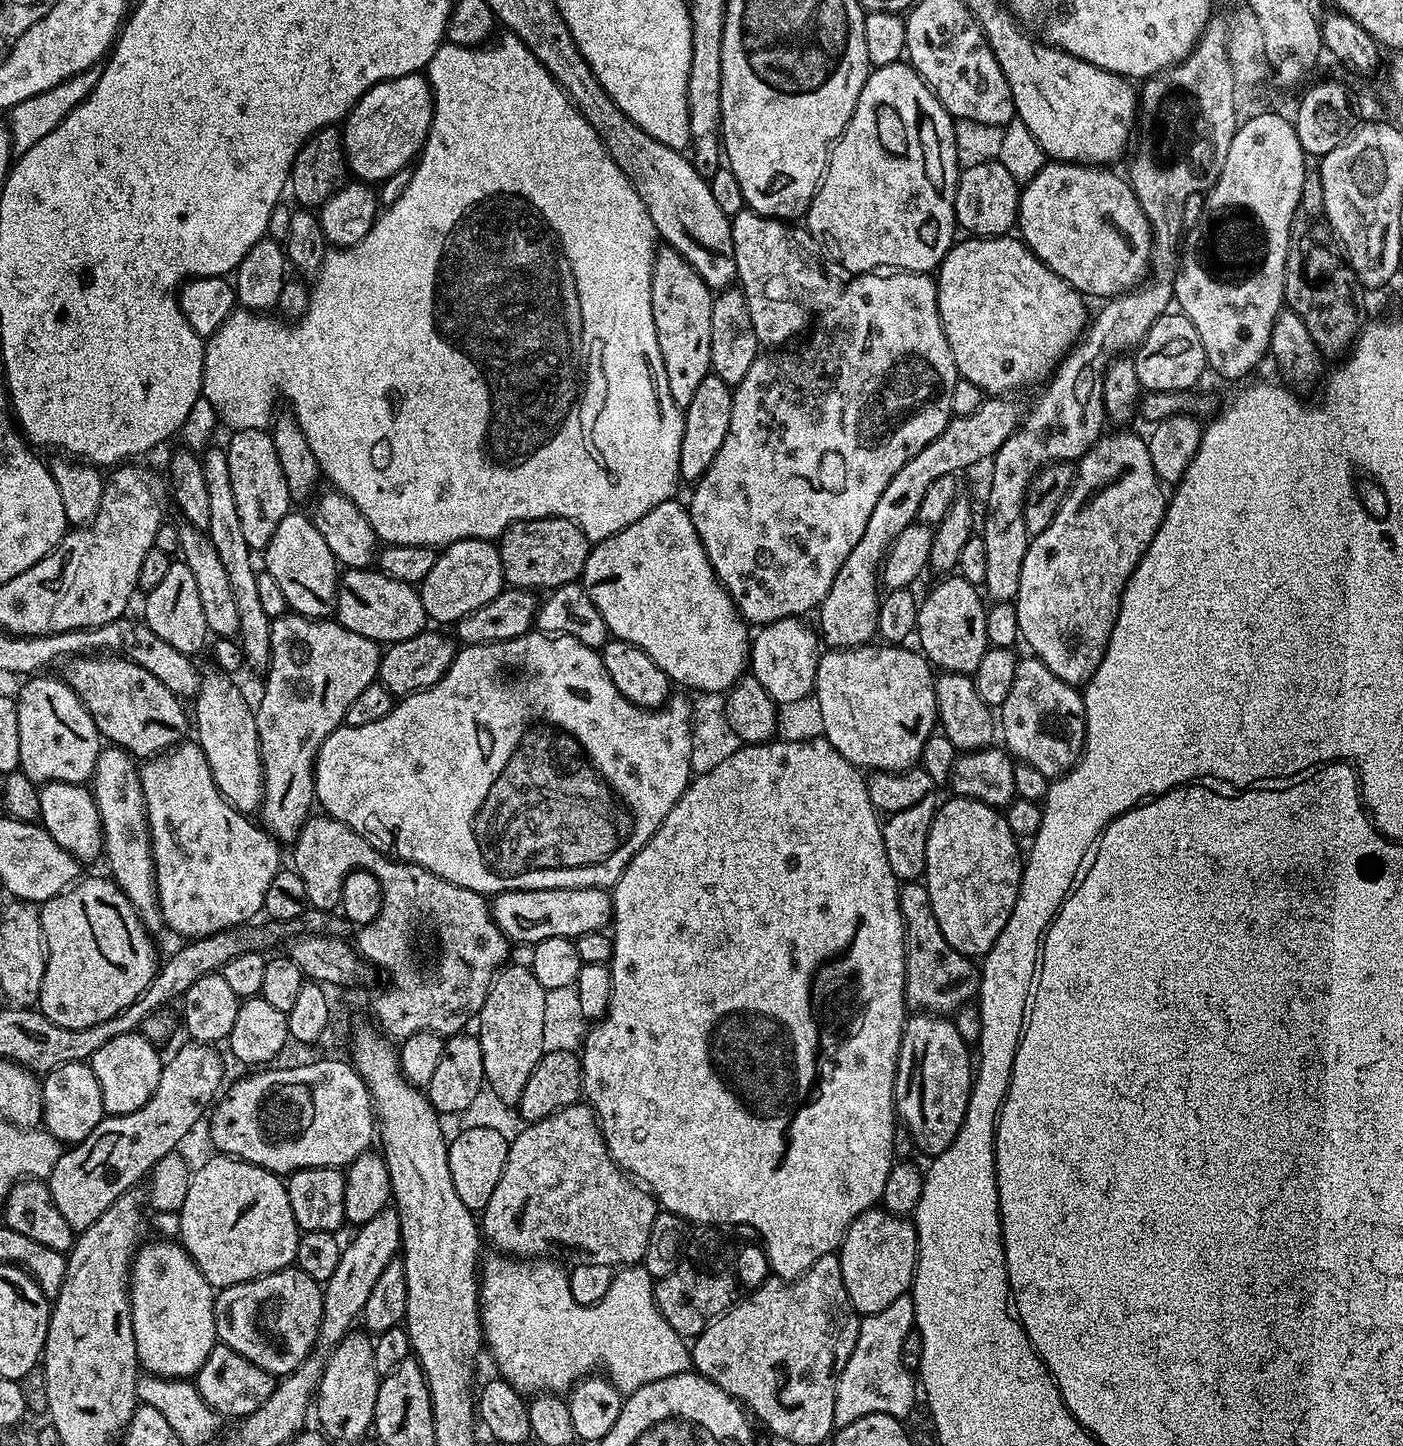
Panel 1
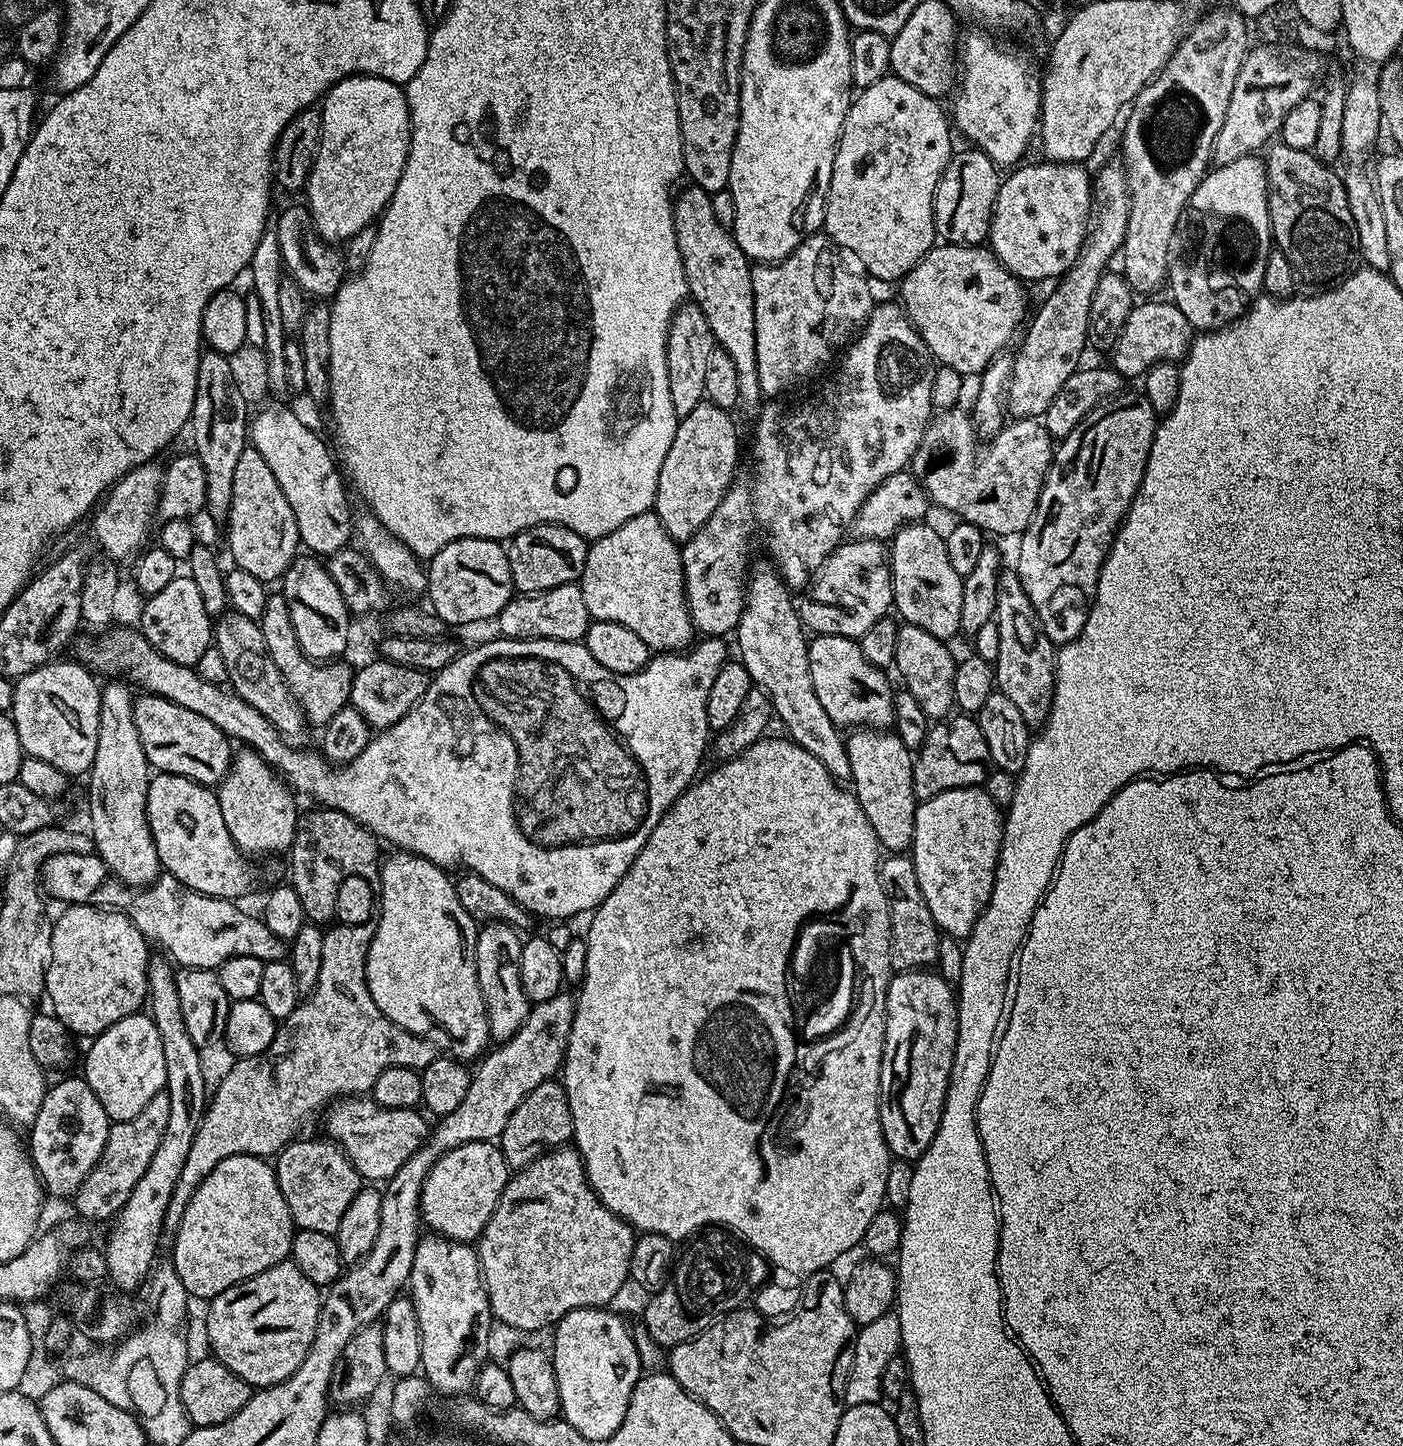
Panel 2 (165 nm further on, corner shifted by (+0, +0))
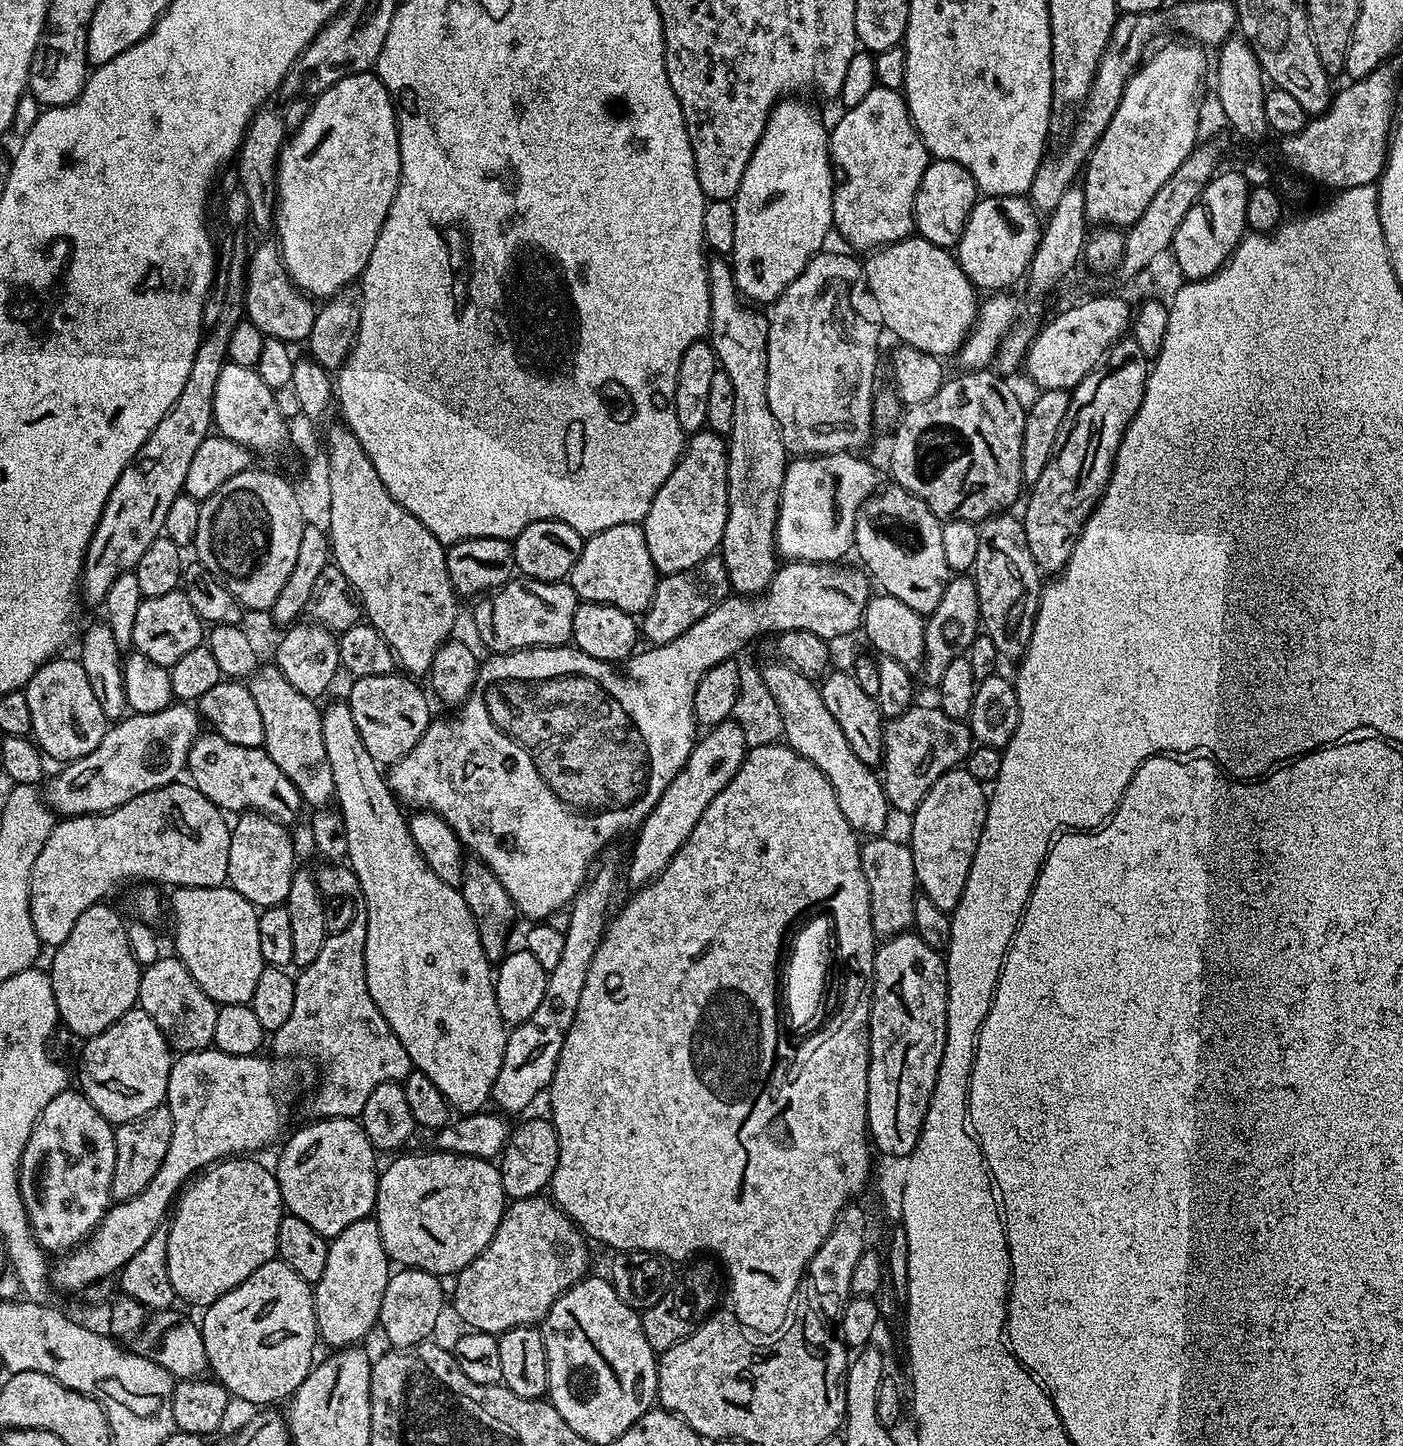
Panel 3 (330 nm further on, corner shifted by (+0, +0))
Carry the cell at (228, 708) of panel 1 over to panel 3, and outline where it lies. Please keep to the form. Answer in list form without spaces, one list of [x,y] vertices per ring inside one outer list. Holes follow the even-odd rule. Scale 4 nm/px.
[[[247,811],[235,817],[230,831],[230,862],[227,883],[257,909],[283,905],[290,894],[290,878],[298,870],[296,848],[287,827],[262,812]]]

